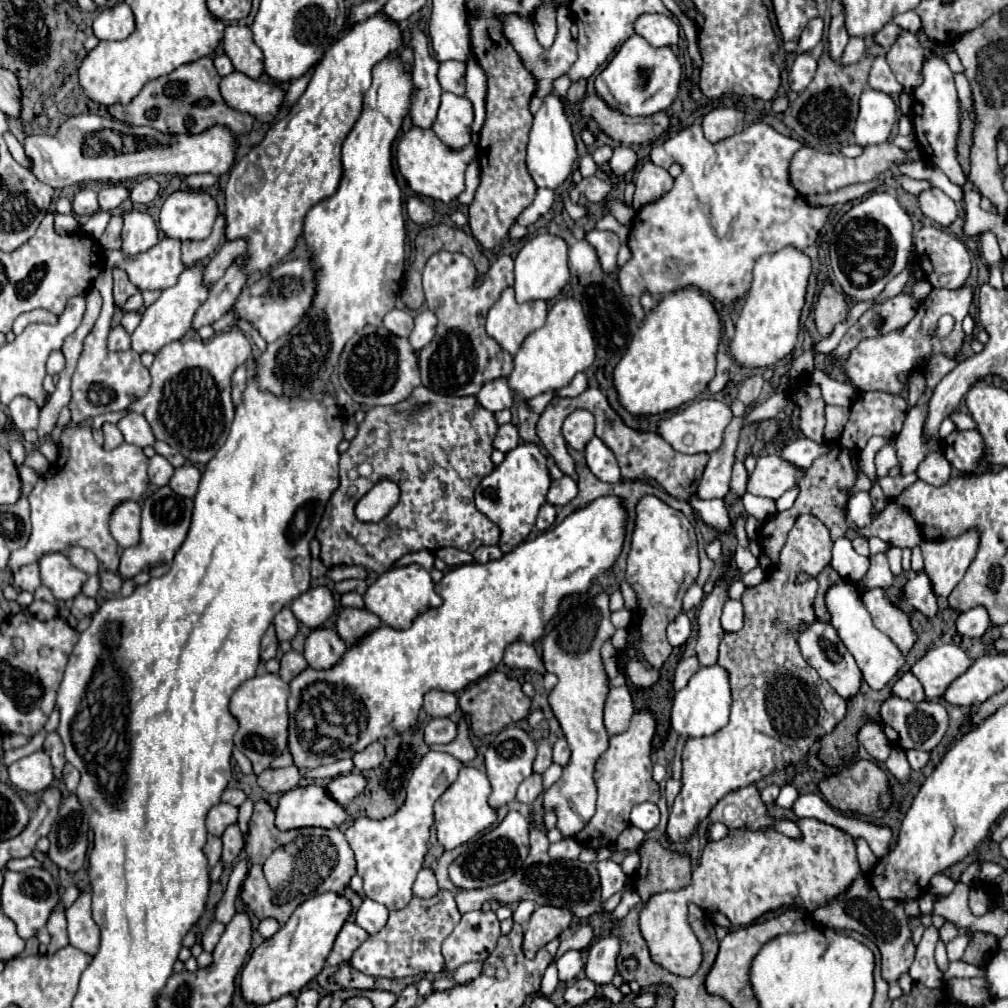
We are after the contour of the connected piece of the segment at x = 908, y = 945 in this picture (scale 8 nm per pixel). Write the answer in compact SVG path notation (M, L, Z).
M858 877L852 883L852 887L840 895L838 901L834 899L828 905L816 909L812 913L812 917L820 925L826 925L830 929L838 929L838 931L852 929L852 931L862 933L870 941L874 941L876 947L880 949L880 955L882 955L882 979L886 983L894 983L900 979L902 973L908 973L908 967L914 961L916 947L914 947L912 937L910 937L912 931L908 925L904 903L902 901L882 901L864 877Z

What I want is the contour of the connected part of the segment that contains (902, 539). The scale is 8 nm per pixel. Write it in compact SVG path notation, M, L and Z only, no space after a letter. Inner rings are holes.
M890 501L882 513L876 513L874 521L868 527L858 531L864 537L878 535L882 541L900 549L912 549L922 541L916 521L910 517L910 513L896 505L896 501Z

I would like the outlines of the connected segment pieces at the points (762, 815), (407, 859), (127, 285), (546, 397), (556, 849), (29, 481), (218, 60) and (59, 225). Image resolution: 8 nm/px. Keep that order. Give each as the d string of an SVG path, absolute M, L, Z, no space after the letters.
M748 785L734 793L728 793L724 799L716 803L712 809L710 823L724 823L728 829L746 827L750 831L766 831L776 829L786 837L800 839L800 829L791 820L775 820L766 813L766 805L760 799L760 791L756 785Z
M428 751L412 773L404 805L394 815L380 821L370 817L358 817L346 829L344 835L354 851L356 873L364 881L364 891L368 899L386 905L390 911L404 909L410 903L410 899L414 897L412 885L428 853L428 837L434 823L434 801L456 781L460 767L462 763L452 755Z
M114 269L114 299L116 299L116 307L122 309L122 305L126 303L126 299L130 295L134 295L138 289L128 281L126 273L120 269Z
M552 389L552 391L546 391L546 393L542 393L542 395L538 395L538 397L534 397L534 399L530 399L528 401L528 405L530 405L530 409L532 411L536 411L536 413L542 413L544 411L544 407L550 403L550 399L556 395L556 389Z
M564 837L562 841L552 843L548 847L548 855L552 859L578 859L580 851L582 851L580 843L576 843L576 839L570 839L570 837Z
M21 465L18 467L19 477L21 478L21 495L23 497L28 497L31 493L34 485L39 479L39 475L30 467Z
M220 55L220 57L214 57L214 65L216 65L216 71L224 77L224 75L228 75L228 73L232 73L234 71L234 65L232 65L232 61L226 57L226 55Z
M54 215L54 229L60 233L60 235L66 235L66 233L74 233L78 227L76 223L76 217L74 215Z

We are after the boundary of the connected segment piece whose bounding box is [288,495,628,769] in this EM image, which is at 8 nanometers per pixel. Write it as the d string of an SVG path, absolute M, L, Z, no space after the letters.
M604 495L604 497L598 497L594 499L592 503L588 503L586 507L582 509L576 509L574 513L570 513L560 525L556 525L554 529L538 535L536 539L530 539L530 541L524 541L520 543L520 547L516 547L514 551L506 553L500 561L488 561L486 565L480 565L480 563L468 563L468 565L460 565L460 567L454 567L452 571L448 571L440 583L436 583L436 593L442 595L442 605L438 609L430 609L426 611L424 615L416 617L416 621L410 625L408 631L396 631L392 627L380 627L380 629L374 629L372 633L368 633L356 647L350 647L342 661L338 665L334 665L332 669L328 671L316 671L312 667L308 667L306 671L302 671L296 679L290 681L290 699L288 699L288 711L292 713L290 715L290 739L288 739L288 749L294 757L294 765L298 769L302 767L318 767L318 765L330 765L338 759L350 759L356 751L362 751L364 747L368 747L370 743L374 741L382 741L392 735L398 735L406 729L410 729L416 719L418 719L418 711L422 707L422 697L424 693L428 693L430 689L440 689L440 691L450 691L450 693L456 693L456 691L462 691L468 683L484 677L488 671L494 671L496 665L502 661L502 655L504 655L504 649L506 645L514 643L514 641L524 641L528 645L532 645L534 641L538 641L542 635L544 635L544 627L558 615L558 609L560 609L560 603L564 597L568 595L580 595L580 593L588 593L592 581L610 571L612 565L616 563L620 551L622 551L622 545L624 545L624 535L626 535L626 521L628 521L628 513L626 513L626 505L624 505L624 499L620 497L614 497L614 495Z

